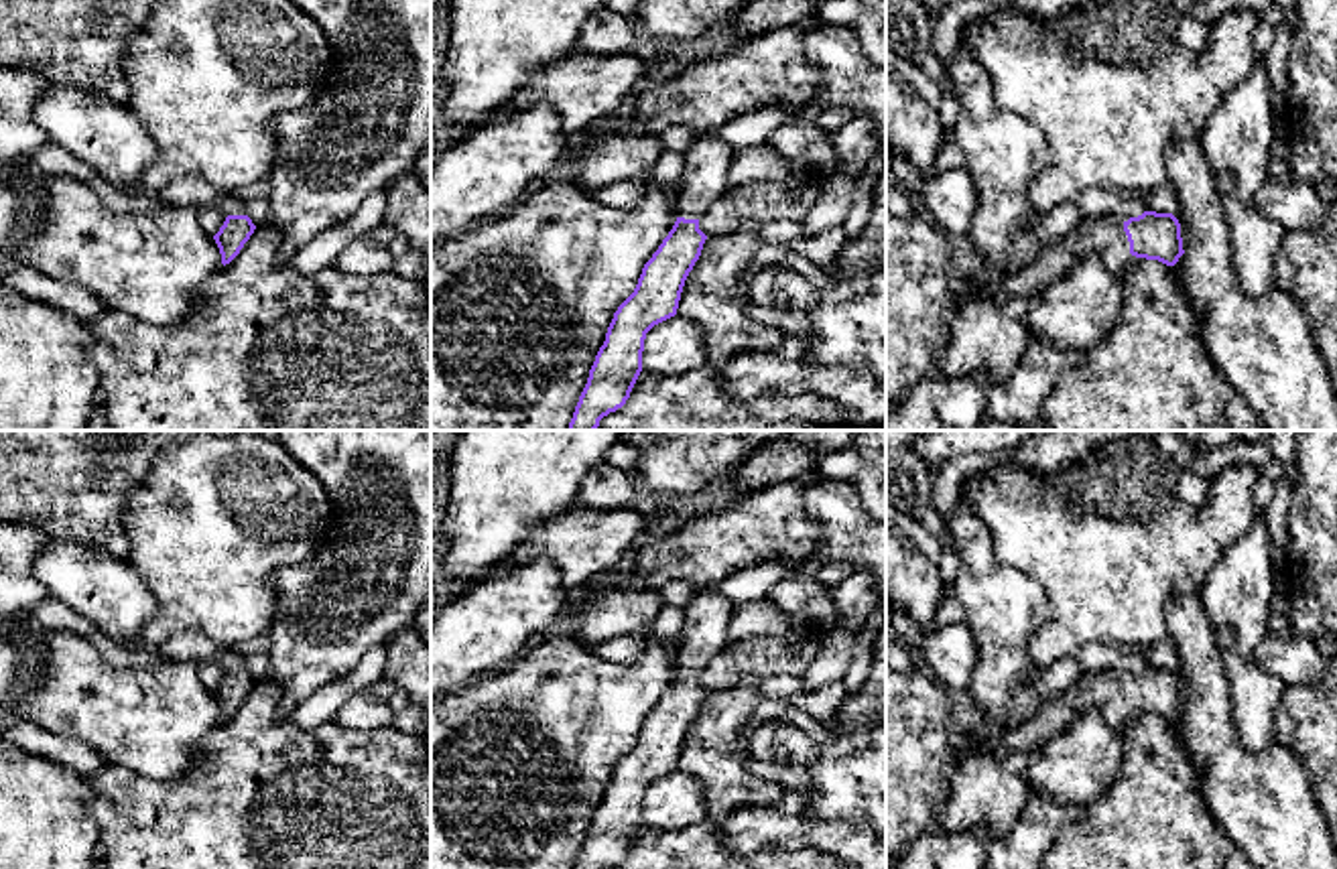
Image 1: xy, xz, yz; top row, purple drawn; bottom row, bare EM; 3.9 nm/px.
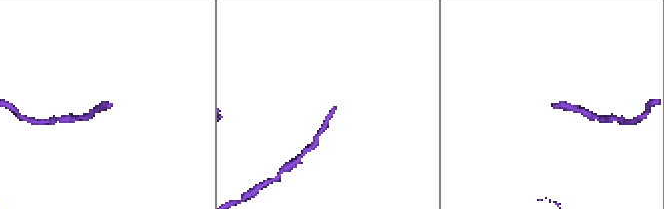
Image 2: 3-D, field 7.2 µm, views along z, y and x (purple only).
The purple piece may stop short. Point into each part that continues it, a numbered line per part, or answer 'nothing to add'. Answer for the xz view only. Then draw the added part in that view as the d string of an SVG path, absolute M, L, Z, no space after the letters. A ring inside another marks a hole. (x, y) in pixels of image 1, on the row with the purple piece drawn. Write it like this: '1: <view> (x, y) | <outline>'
1: xz (708, 161) | M697 132L685 154L683 189L677 197L677 217L699 219L725 191L734 148L707 132Z

